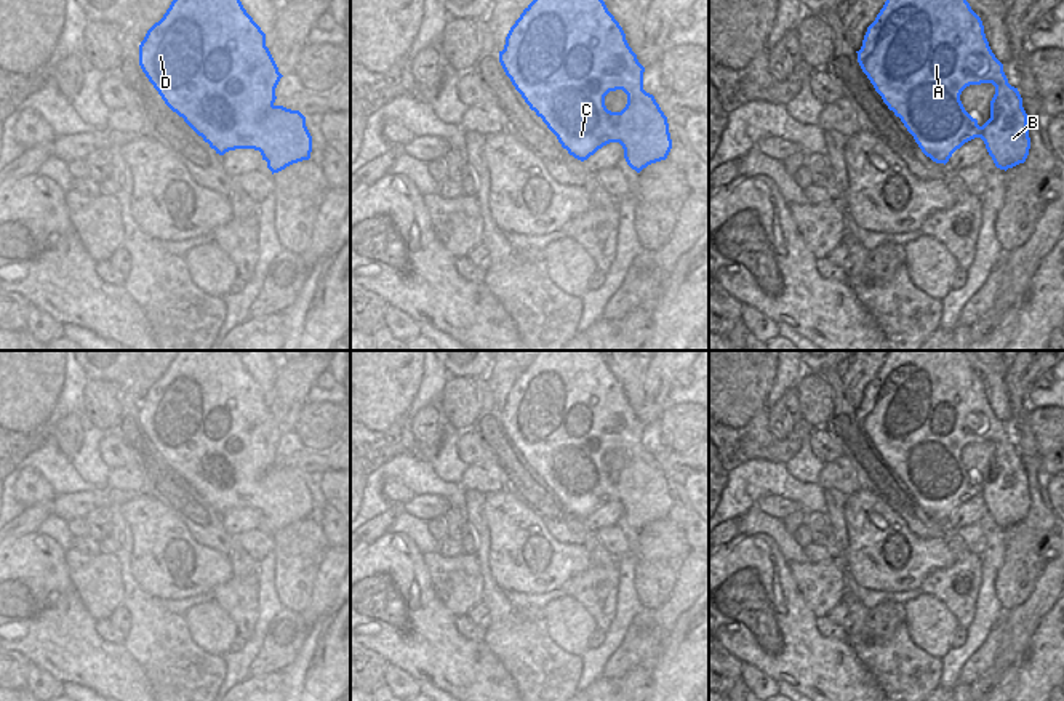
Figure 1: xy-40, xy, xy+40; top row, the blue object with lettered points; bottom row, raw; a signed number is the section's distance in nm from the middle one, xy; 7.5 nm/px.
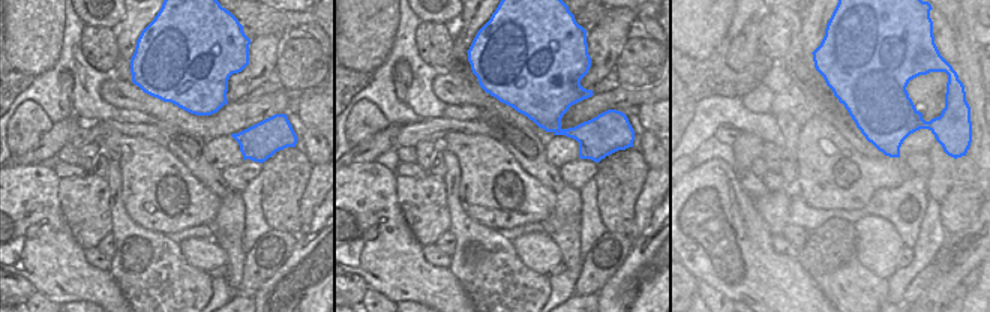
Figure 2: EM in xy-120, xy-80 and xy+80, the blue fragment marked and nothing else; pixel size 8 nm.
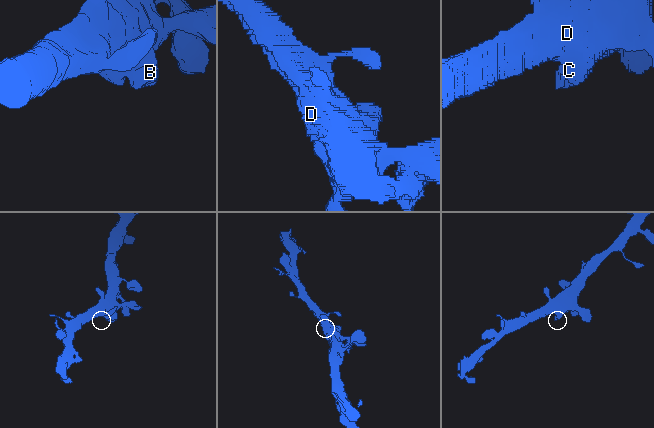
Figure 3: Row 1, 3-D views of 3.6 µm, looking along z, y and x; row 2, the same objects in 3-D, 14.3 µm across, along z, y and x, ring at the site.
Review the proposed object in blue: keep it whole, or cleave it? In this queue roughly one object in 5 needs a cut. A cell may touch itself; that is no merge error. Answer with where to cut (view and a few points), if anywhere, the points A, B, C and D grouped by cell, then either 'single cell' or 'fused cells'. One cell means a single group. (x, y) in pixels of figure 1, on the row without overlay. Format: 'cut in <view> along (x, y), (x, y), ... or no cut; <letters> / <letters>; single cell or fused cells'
no cut; A B C D; single cell

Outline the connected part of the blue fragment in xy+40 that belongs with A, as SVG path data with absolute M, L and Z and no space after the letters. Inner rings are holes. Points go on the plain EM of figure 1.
M888 350L875 379L867 386L858 421L875 450L922 511L936 522L947 522L965 501L981 496L1000 528L1024 522L1029 507L1027 472L1018 447L1008 442L1003 423L992 411L981 376L963 350ZM992 442L990 477L979 485L960 459L970 443Z

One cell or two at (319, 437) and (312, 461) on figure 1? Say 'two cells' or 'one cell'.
two cells

